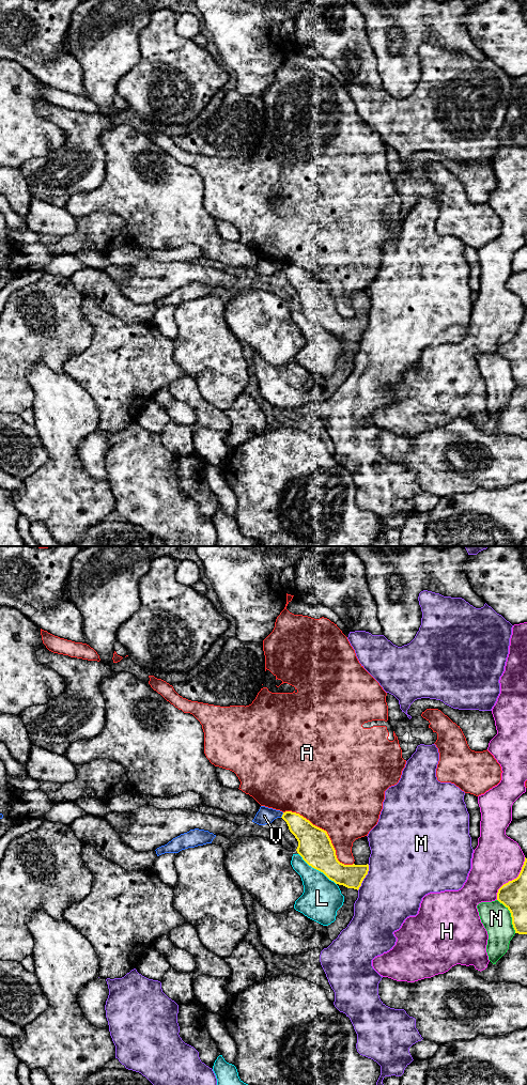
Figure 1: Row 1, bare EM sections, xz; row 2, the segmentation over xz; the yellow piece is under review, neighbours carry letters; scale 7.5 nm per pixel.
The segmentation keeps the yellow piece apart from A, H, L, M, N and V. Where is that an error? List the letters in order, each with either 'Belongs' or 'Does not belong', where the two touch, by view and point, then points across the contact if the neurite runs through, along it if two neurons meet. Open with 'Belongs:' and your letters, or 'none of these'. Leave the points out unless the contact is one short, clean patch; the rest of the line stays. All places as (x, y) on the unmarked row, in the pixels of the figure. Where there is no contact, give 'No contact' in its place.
Belongs: none of these
A: Does not belong. Touches yellow at xz (326, 284)
H: Does not belong. Touches yellow at xz (512, 332)
L: Does not belong. Touches yellow at xz (316, 322)
M: Does not belong. Touches yellow at xz (365, 329)
N: Does not belong. Touches yellow at xz (511, 369)
V: Does not belong. Touches yellow at xz (282, 267). Boundary: xz (283, 265), (280, 269)

